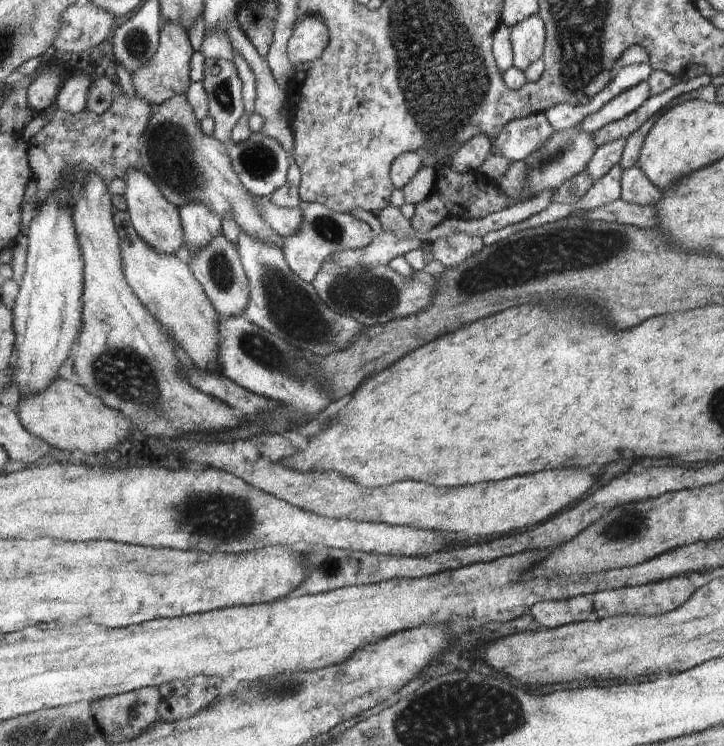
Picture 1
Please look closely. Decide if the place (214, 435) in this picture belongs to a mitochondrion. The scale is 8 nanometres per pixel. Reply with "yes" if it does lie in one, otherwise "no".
no

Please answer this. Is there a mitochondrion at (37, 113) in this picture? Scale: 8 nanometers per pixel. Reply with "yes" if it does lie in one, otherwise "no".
no

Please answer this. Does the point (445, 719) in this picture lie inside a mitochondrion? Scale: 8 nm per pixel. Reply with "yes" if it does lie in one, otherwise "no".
yes

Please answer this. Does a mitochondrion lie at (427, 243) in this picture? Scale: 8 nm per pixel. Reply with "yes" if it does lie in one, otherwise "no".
no

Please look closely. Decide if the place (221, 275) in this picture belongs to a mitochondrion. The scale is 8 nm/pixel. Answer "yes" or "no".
yes

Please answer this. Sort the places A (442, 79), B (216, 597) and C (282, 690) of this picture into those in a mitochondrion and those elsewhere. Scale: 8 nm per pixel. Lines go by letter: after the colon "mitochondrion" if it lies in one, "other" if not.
A: mitochondrion
B: other
C: mitochondrion

